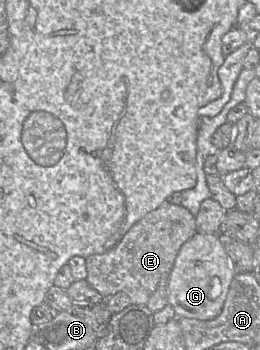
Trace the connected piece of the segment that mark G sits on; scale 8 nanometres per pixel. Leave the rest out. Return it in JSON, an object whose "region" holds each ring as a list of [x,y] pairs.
{"region":[[[197,232],[182,245],[175,259],[168,277],[168,304],[174,308],[178,318],[212,320],[221,313],[235,275],[220,235]]]}

